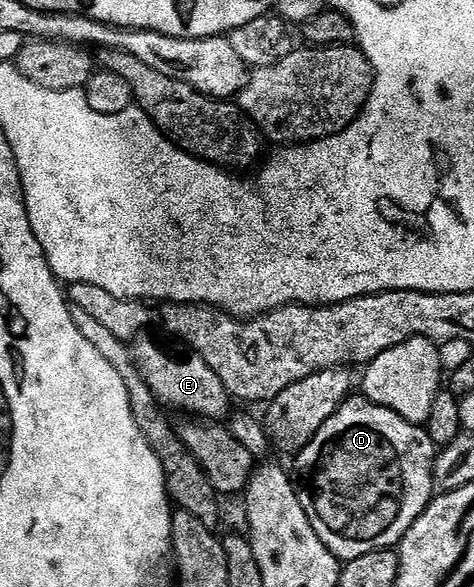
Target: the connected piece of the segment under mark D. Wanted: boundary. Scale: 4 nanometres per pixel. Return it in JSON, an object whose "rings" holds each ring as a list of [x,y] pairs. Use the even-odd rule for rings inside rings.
{"rings":[[[363,398],[344,401],[326,426],[304,447],[295,453],[296,476],[302,510],[310,518],[310,526],[322,538],[324,545],[336,555],[337,560],[347,562],[362,558],[362,554],[377,552],[383,548],[395,549],[414,522],[428,509],[434,499],[432,467],[438,449],[430,438],[427,427],[406,422],[394,410],[386,410]]]}

